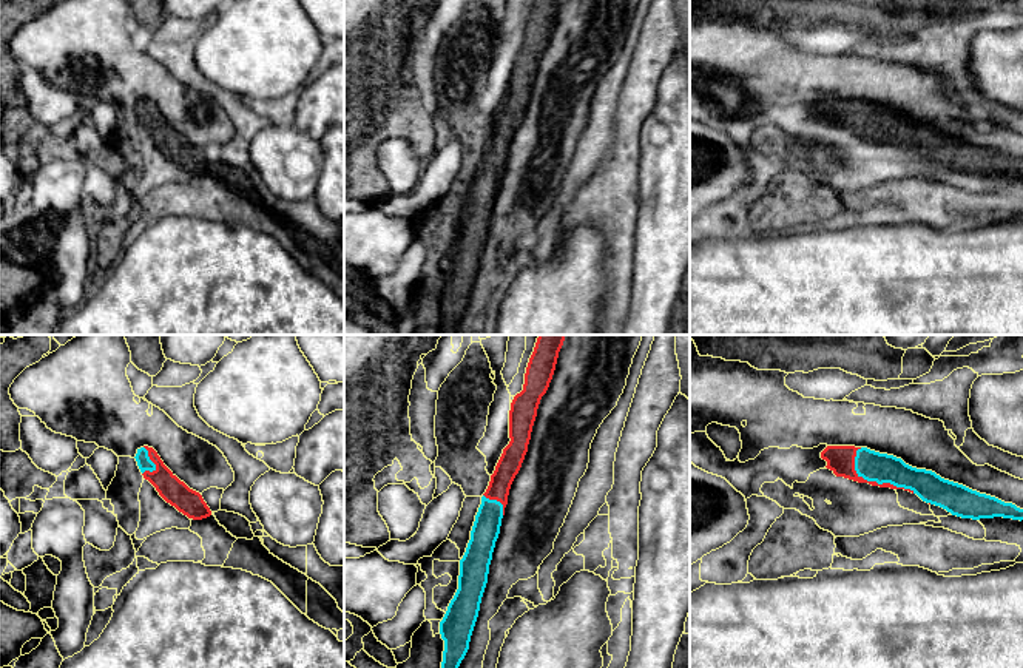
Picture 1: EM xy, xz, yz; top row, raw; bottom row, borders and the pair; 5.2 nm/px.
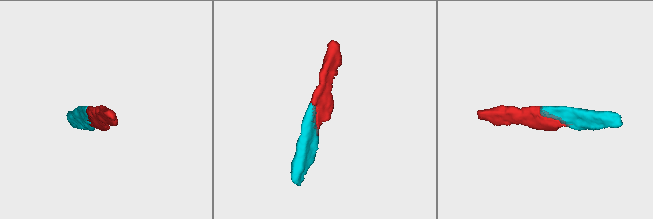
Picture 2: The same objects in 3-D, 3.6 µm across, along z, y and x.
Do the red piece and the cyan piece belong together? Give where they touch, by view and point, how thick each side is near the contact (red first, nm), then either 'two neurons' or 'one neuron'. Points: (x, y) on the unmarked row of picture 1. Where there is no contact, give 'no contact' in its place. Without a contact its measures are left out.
yz (875, 136) | 140/160 nm | one neuron

